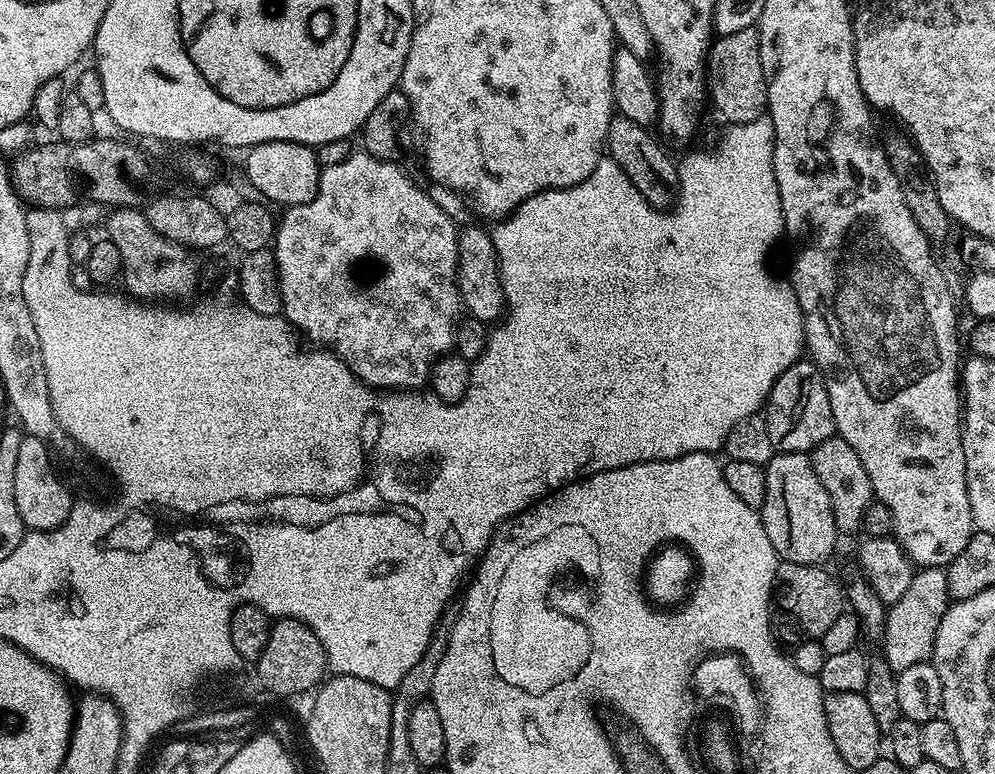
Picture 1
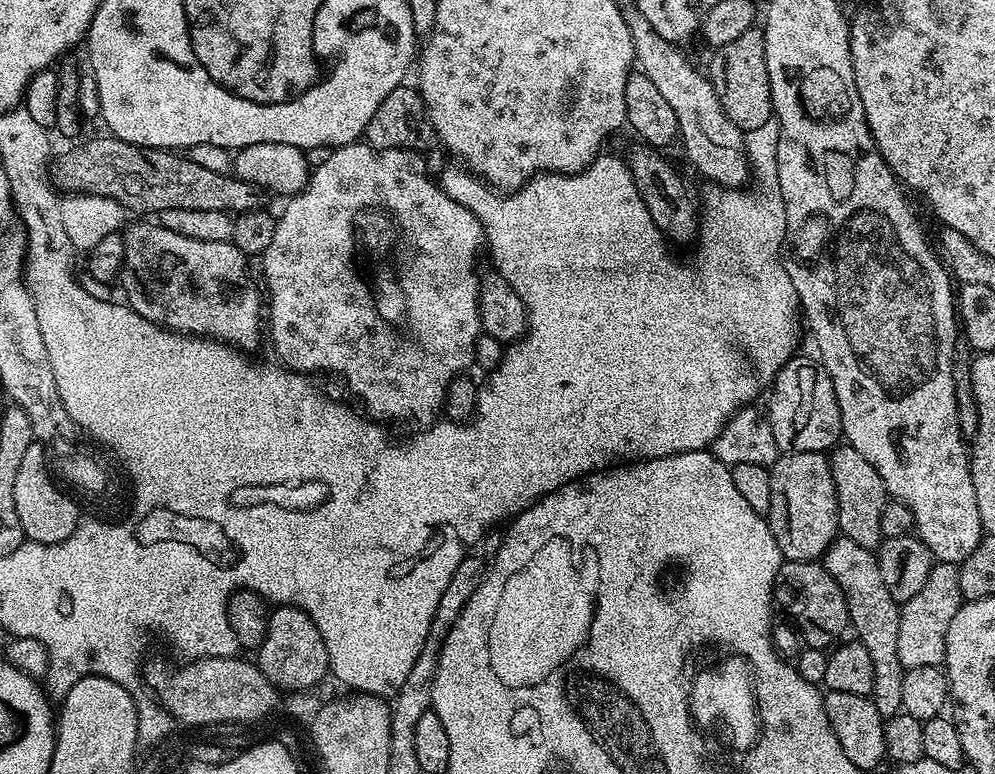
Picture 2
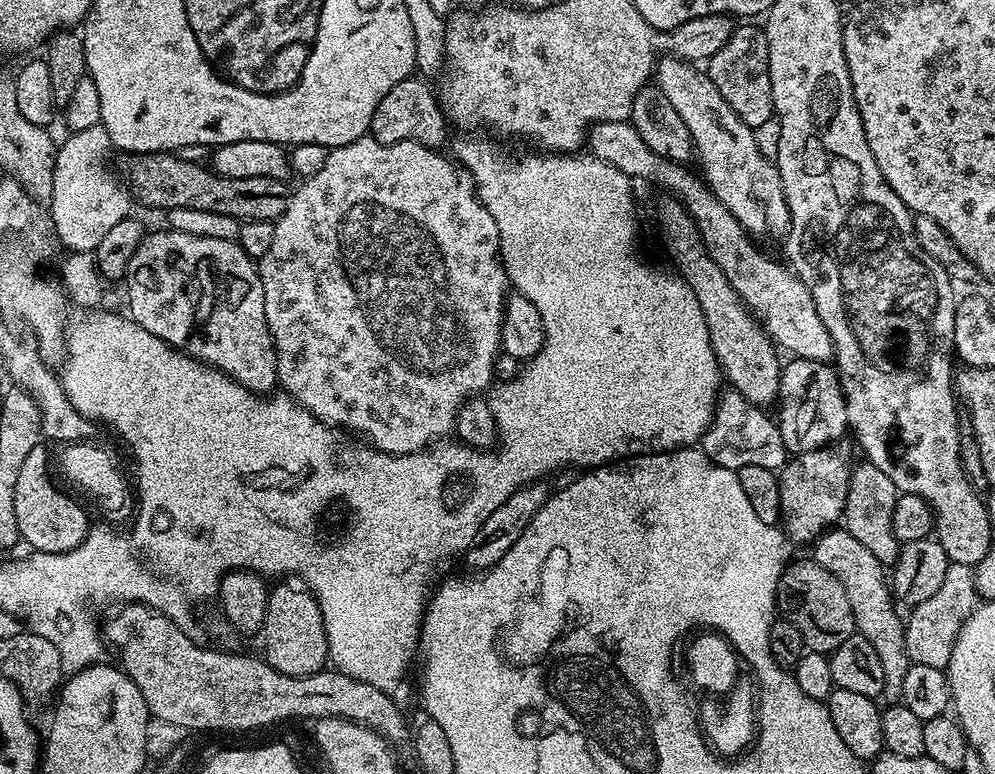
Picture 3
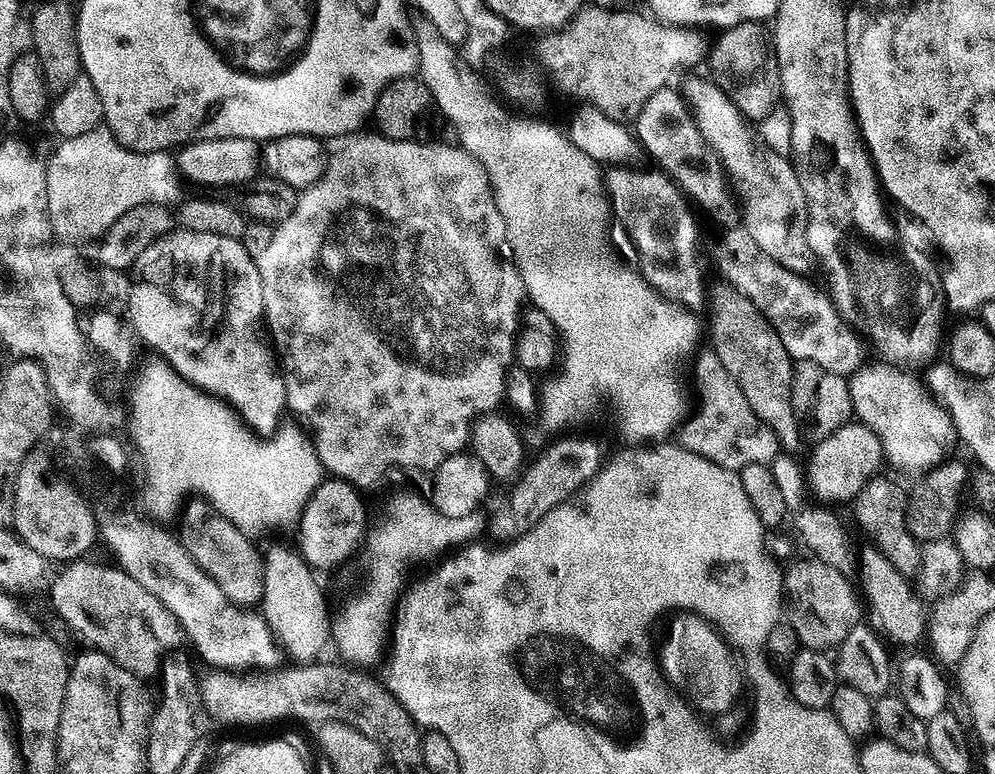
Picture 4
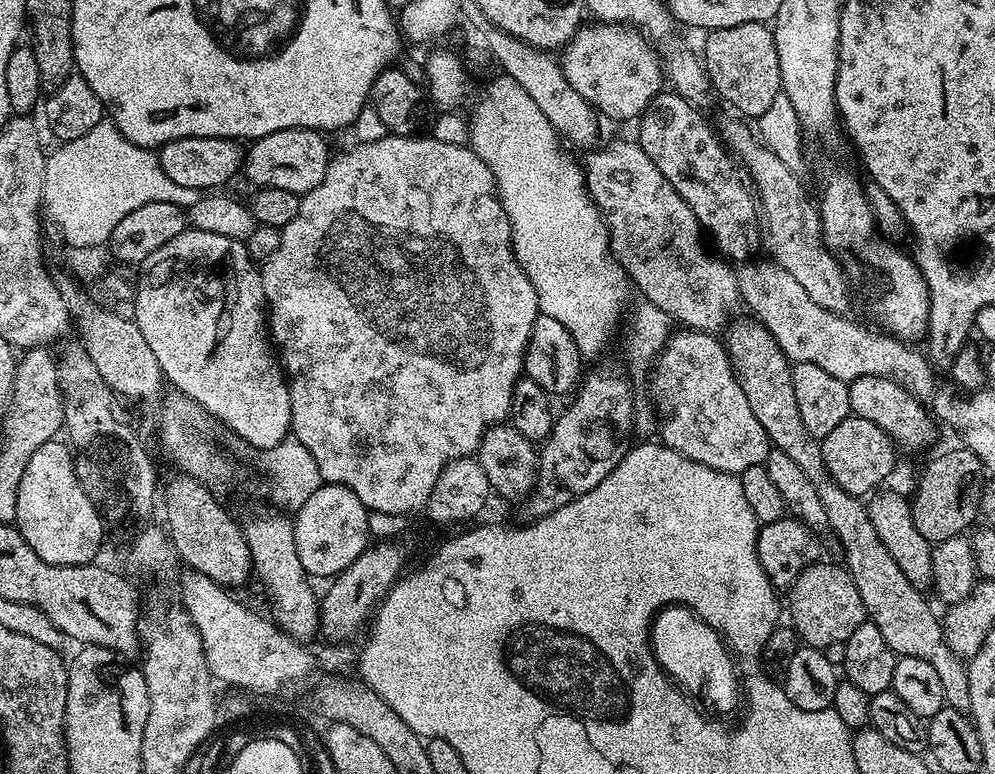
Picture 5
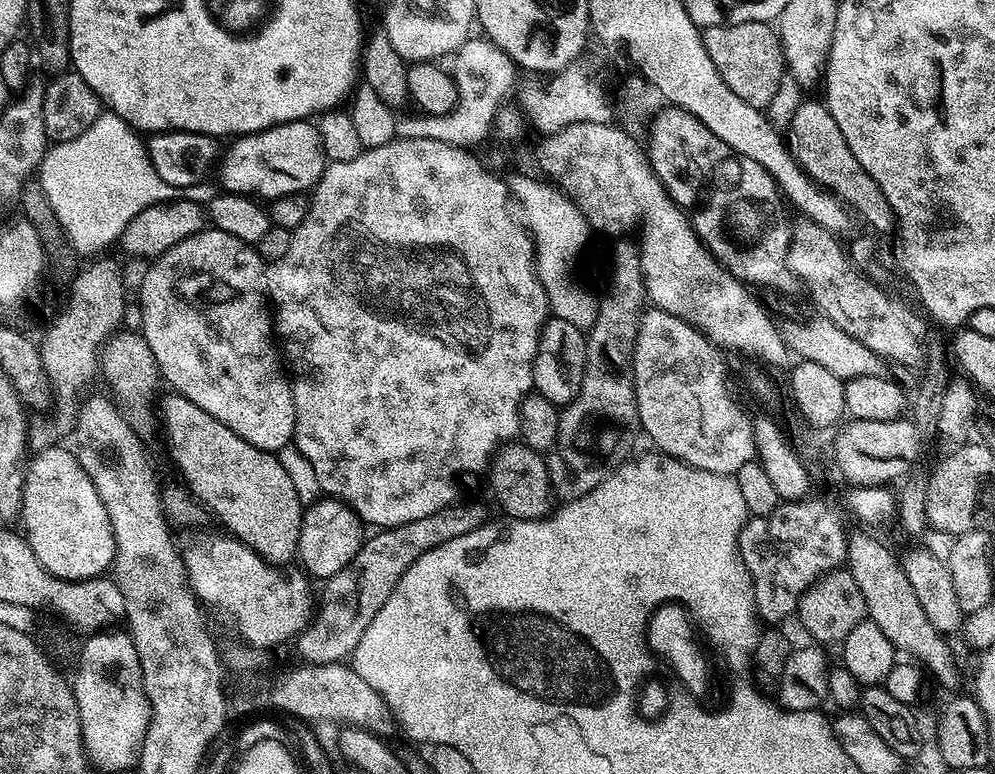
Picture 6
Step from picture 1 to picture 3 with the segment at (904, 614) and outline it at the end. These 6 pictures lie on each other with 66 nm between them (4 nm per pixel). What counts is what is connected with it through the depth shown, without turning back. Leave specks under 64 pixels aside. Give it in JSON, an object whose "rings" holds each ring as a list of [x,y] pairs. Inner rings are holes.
{"rings":[[[949,563],[946,578],[938,588],[938,594],[926,598],[926,602],[915,605],[912,613],[907,613],[904,633],[906,634],[906,654],[913,664],[947,669],[954,642],[970,614],[978,606],[974,574],[971,564]]]}

